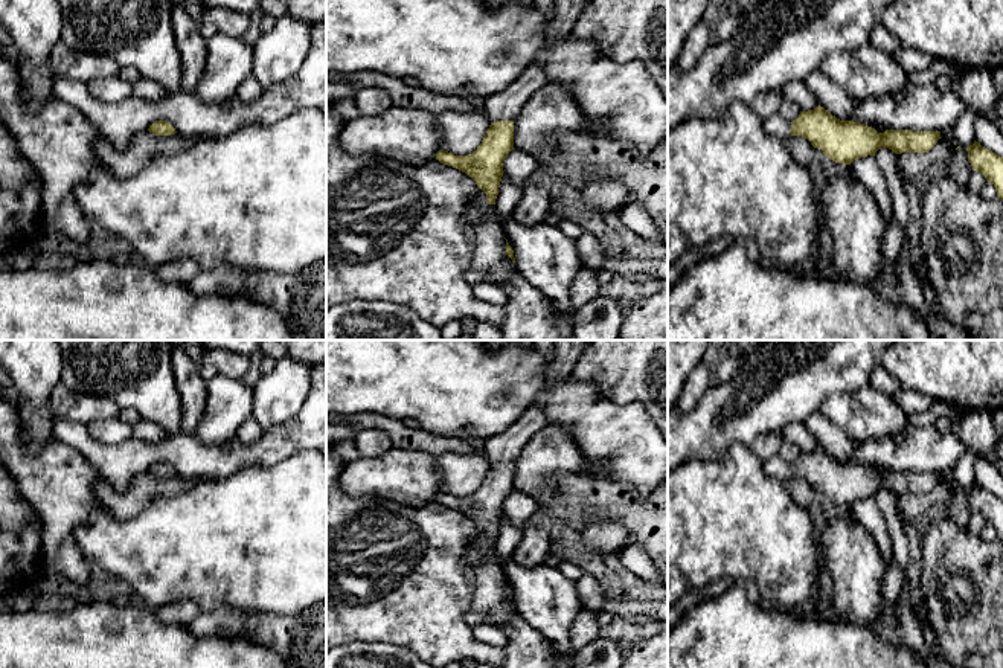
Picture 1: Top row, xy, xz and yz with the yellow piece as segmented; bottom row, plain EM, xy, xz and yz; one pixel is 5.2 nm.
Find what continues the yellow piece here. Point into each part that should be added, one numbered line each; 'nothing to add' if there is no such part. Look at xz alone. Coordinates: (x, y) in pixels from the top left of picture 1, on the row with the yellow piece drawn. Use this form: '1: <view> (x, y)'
1: xz (505, 105)

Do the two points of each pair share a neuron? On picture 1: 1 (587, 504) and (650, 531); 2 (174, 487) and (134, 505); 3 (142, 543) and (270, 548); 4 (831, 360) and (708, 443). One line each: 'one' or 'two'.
1: one
2: one
3: one
4: one

